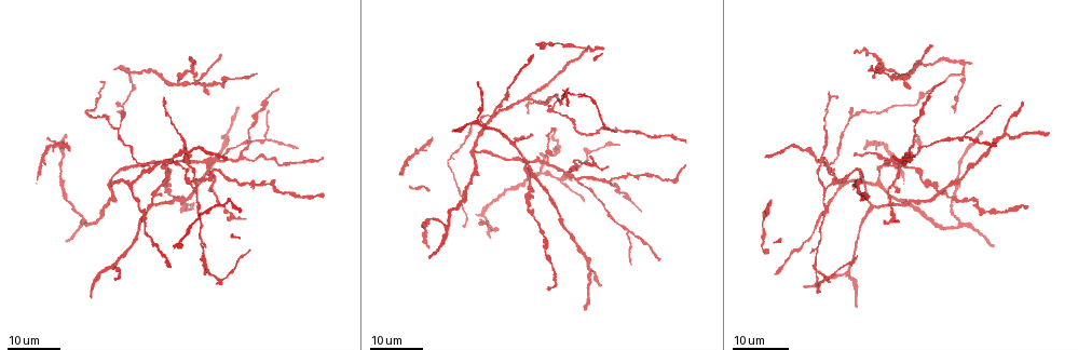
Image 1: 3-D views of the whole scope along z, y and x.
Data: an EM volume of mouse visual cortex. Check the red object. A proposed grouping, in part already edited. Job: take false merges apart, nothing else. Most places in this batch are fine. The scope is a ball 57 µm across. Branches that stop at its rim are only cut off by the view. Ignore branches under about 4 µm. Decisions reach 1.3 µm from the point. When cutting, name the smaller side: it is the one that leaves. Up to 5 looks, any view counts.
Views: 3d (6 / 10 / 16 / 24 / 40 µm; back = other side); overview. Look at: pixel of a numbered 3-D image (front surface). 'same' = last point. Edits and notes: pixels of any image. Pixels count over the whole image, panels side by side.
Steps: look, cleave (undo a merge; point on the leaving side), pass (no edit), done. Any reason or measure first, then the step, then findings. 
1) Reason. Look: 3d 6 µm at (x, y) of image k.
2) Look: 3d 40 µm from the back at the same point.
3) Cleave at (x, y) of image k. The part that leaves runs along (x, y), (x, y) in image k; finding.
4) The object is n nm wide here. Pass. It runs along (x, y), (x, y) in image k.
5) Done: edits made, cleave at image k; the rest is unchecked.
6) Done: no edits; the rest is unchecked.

Small branch off a trunk. Look: 3d 24 µm at (265, 141) of image 1.

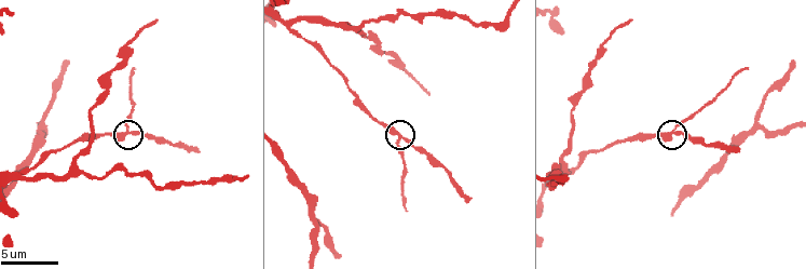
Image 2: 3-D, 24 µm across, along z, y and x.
Zoom in. Look: 3d 6 µm at (129, 133) of image 2.

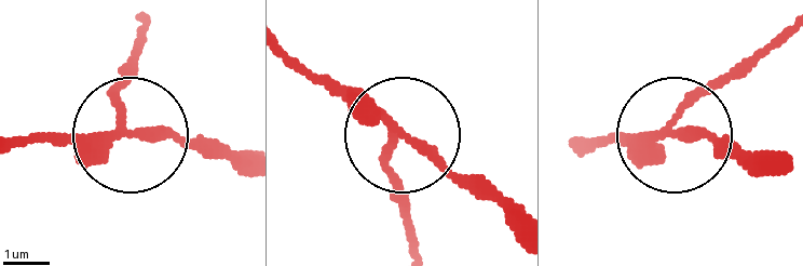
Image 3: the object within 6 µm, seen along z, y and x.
Pass. It runs along (16, 148), (128, 133), (121, 78), (132, 48) in image 3; continuous, no second cell.

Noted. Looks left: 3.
Branch point. Look: 3d 24 µm at (563, 181) of image 1.

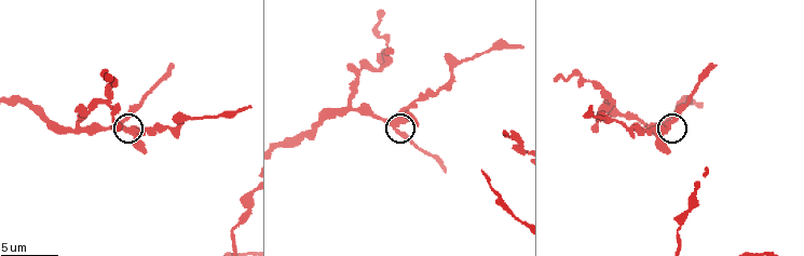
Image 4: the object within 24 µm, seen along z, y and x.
Look: 3d 10 µm at (670, 124) of image 4.

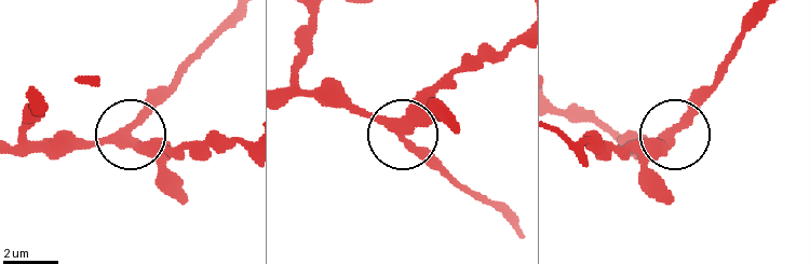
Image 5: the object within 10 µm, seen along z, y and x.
Look: 3d 10 µm from the back at (670, 138) of image 5.

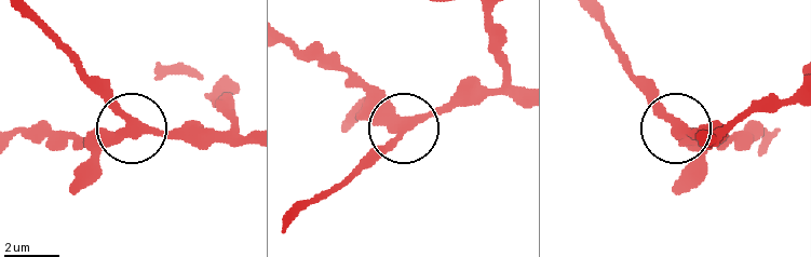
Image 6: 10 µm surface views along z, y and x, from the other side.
The side arm is 8 µm long. Pass. It runs along (518, 99), (448, 97), (353, 176) in image 6; all the same cell.

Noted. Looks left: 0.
Done: no edits; the rest is unchecked.

